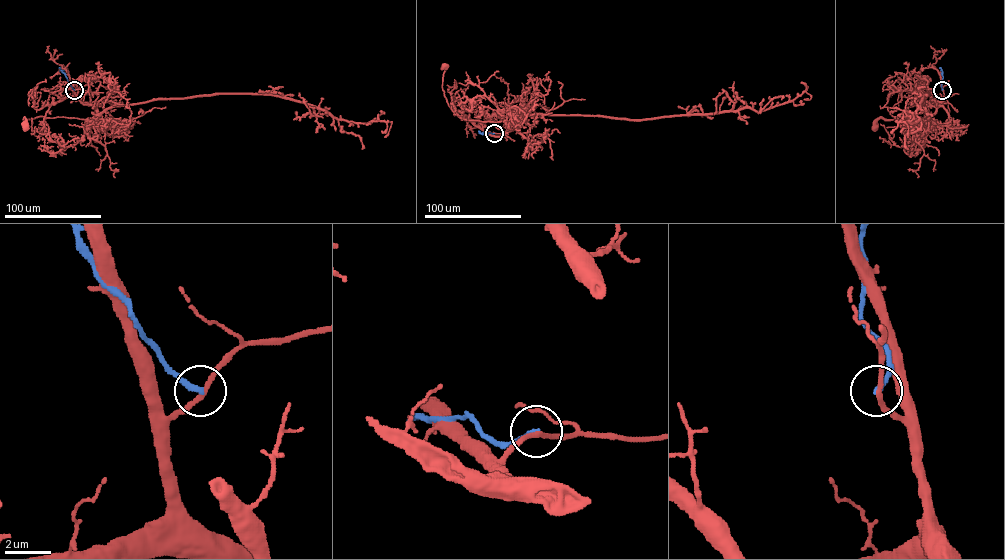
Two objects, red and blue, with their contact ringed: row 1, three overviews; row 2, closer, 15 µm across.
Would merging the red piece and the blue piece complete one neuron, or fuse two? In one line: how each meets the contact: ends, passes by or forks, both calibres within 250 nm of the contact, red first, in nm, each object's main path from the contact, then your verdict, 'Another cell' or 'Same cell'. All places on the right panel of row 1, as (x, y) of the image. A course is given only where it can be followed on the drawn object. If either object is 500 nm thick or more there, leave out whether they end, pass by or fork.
At the ring red passes by. At the ring blue ends. Thickness 200 nm (red) against 240 nm. Course of red: (942, 90), (944, 100), (930, 119), (927, 116), (879, 118), (874, 127). Course of blue: (942, 90), (943, 73), (939, 67). Another cell

